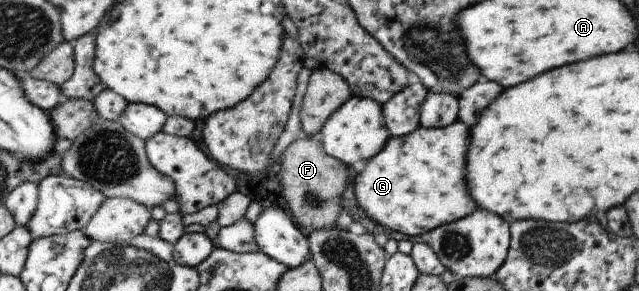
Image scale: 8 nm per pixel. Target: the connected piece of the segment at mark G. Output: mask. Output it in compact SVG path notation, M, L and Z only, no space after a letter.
M452 122L439 129L418 127L406 136L388 137L382 150L358 166L350 185L358 206L382 228L415 237L438 226L450 224L478 209L464 186L464 152L468 128Z

